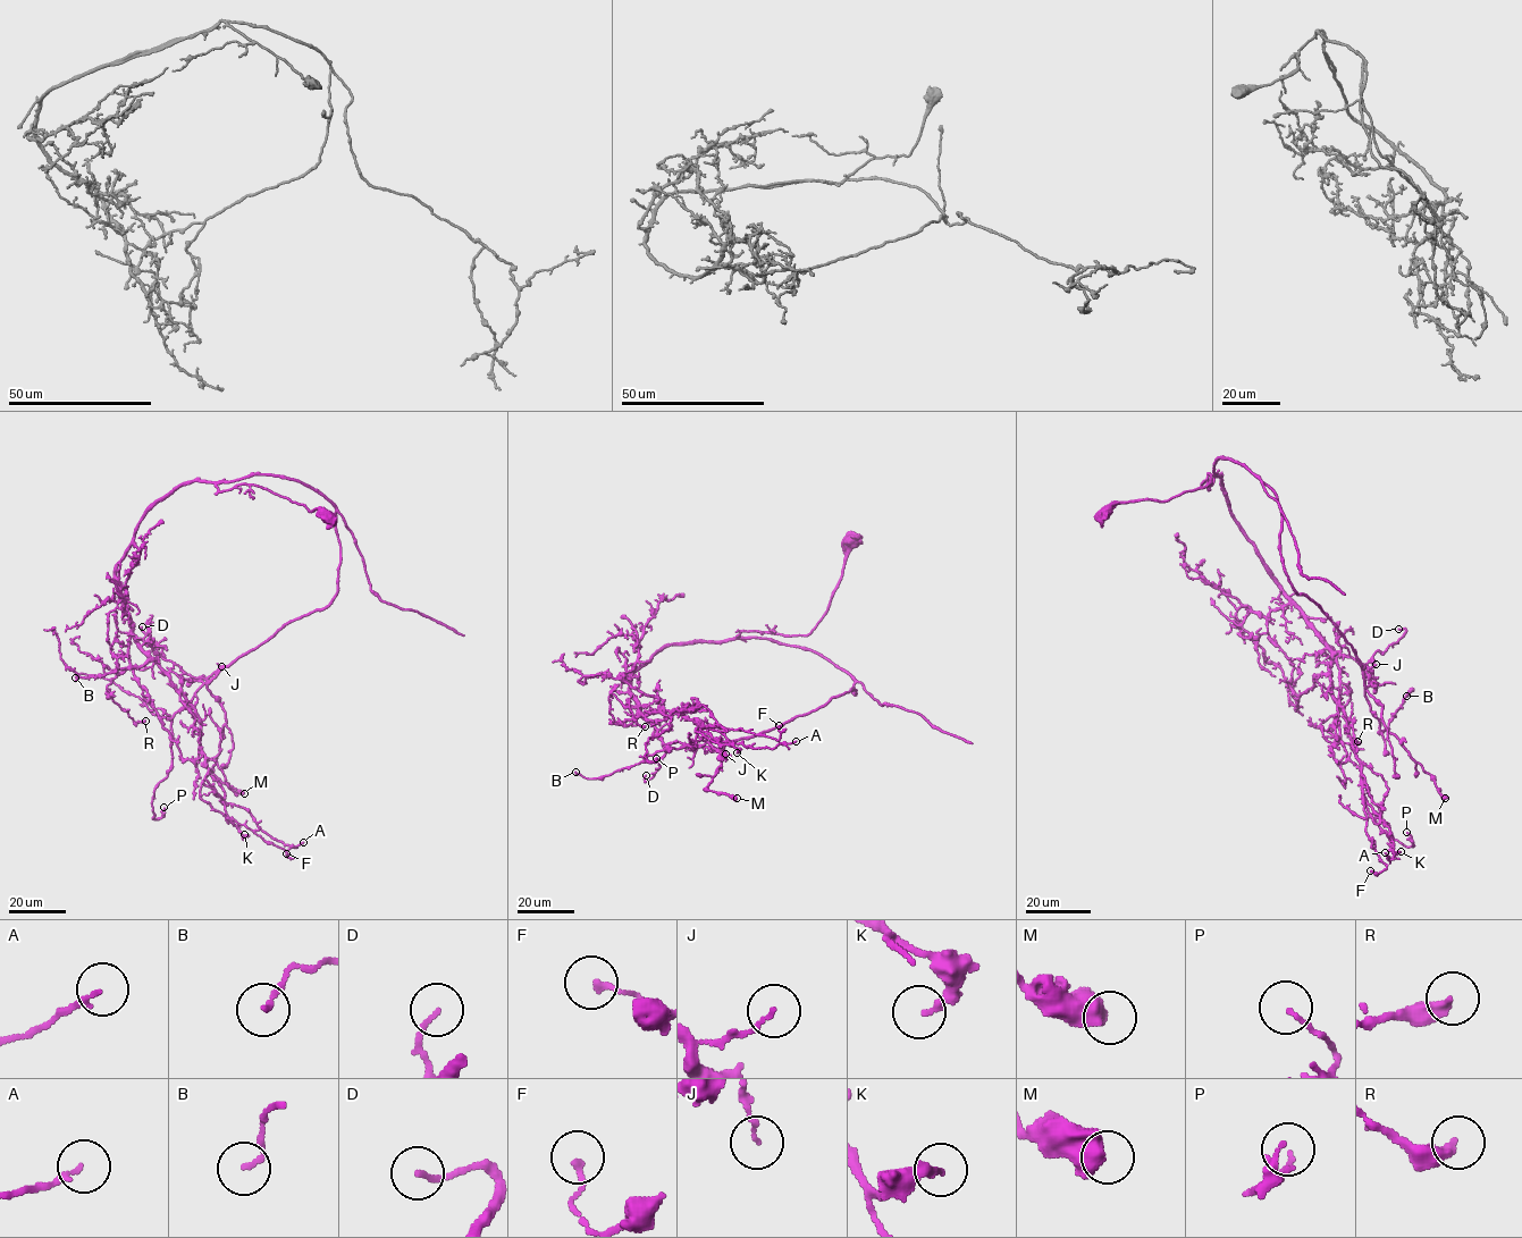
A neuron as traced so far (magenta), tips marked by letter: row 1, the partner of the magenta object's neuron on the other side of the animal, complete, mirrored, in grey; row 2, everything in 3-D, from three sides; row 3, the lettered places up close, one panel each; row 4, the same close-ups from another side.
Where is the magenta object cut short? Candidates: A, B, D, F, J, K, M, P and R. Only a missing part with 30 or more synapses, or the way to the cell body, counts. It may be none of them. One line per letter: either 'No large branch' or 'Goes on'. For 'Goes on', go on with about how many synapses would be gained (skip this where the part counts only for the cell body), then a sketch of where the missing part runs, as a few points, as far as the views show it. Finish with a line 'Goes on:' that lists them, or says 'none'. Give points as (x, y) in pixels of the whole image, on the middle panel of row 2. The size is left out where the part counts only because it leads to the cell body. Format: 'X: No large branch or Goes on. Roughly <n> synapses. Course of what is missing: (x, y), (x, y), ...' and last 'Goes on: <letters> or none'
A: No large branch
B: No large branch
D: No large branch
F: No large branch
J: No large branch
K: No large branch
M: No large branch
P: No large branch
R: No large branch
Goes on: none

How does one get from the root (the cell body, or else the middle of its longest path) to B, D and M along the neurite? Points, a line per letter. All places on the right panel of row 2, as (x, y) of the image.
B: (1104, 513), (1239, 462), (1276, 495), (1287, 580), (1354, 650), (1381, 732), (1406, 696)
D: (1104, 513), (1220, 476), (1255, 552), (1334, 651), (1365, 664), (1403, 637), (1398, 629)
M: (1104, 513), (1209, 486), (1220, 456), (1263, 481), (1287, 580), (1445, 798)

